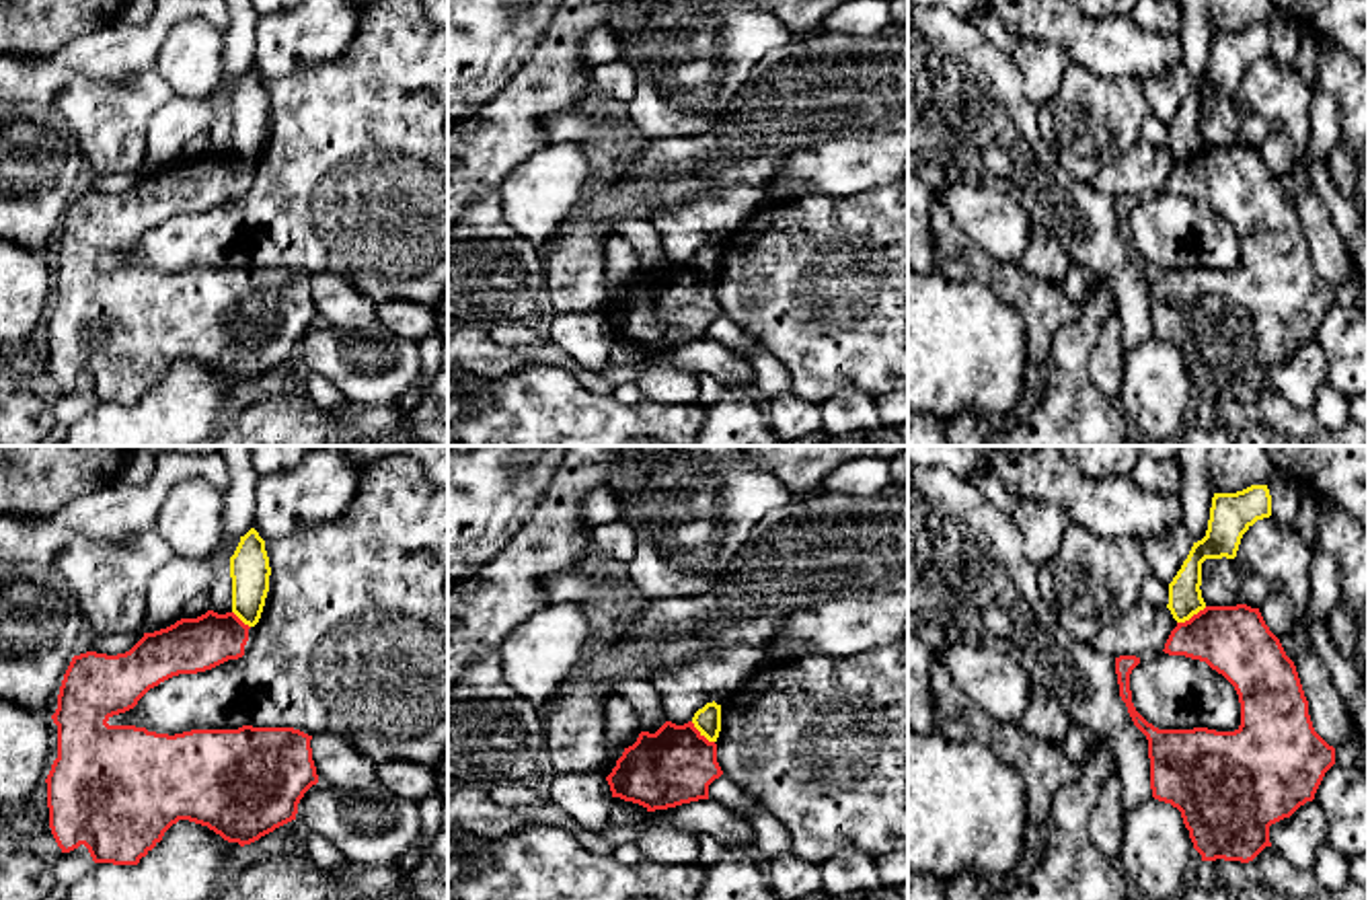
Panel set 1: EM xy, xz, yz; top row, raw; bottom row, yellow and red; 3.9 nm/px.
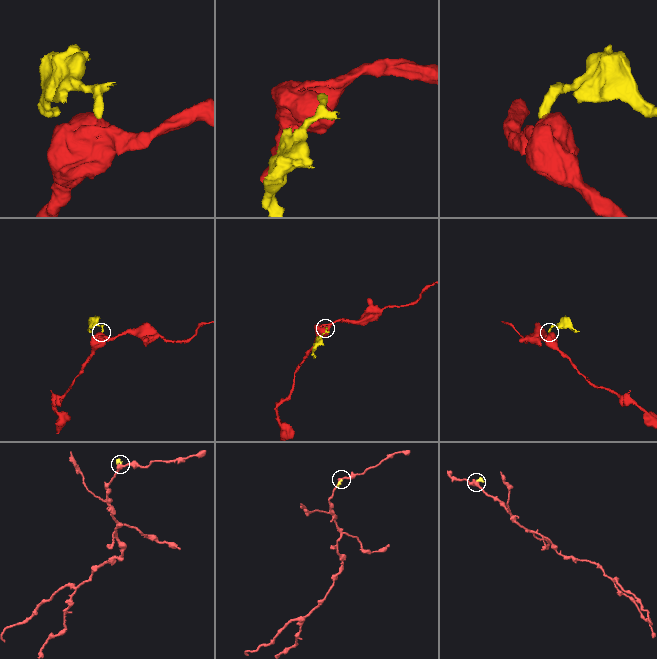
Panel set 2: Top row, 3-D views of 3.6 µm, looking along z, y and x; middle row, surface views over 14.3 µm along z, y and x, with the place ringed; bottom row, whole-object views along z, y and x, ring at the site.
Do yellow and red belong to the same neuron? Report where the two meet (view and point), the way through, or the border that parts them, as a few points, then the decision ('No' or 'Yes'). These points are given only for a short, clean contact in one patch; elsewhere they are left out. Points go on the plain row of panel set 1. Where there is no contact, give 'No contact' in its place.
Touches yellow at yz (1192, 155). Boundary: yz (1206, 146), (1178, 163). No

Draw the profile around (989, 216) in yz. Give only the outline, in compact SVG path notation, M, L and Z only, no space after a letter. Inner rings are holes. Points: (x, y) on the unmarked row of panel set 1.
M976 179L935 191L953 224L998 263L1017 263L1029 240L1031 220L1004 191Z

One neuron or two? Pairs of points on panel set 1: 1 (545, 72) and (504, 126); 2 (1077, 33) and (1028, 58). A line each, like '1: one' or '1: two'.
1: one
2: two

